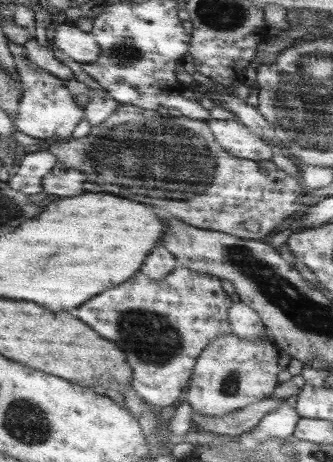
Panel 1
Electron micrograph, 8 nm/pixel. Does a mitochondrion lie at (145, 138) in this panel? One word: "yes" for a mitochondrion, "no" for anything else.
yes

